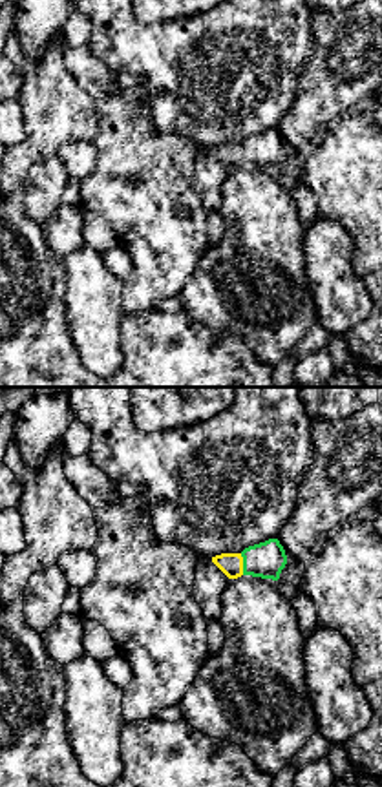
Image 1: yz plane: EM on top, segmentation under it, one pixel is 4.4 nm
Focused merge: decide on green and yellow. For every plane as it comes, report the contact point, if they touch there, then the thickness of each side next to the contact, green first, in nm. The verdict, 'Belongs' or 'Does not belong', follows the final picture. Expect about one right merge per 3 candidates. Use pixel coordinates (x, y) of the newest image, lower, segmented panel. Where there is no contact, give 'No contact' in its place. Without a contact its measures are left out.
Touches green at (244, 565). Thickness 160 nm (green) against 100 nm

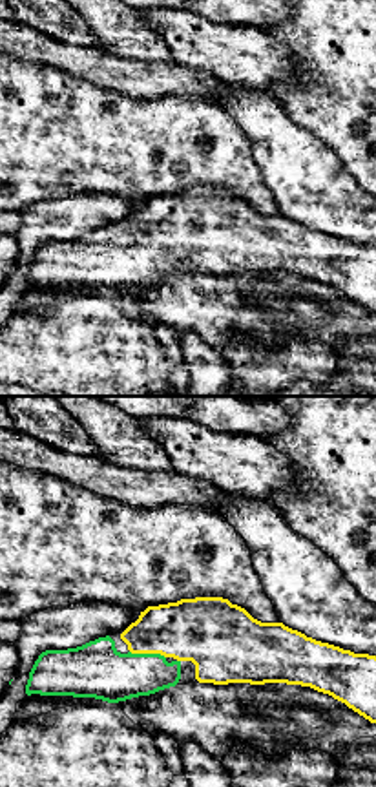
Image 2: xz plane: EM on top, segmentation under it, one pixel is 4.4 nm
Touches green at (148, 654). Thickness 240 nm (green) against 280 nm

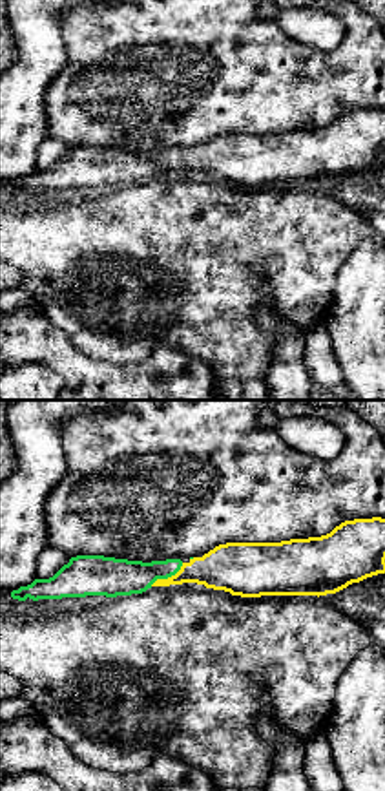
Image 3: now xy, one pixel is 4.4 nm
Touches green at (166, 578). Thickness 170 nm (green) against 190 nm

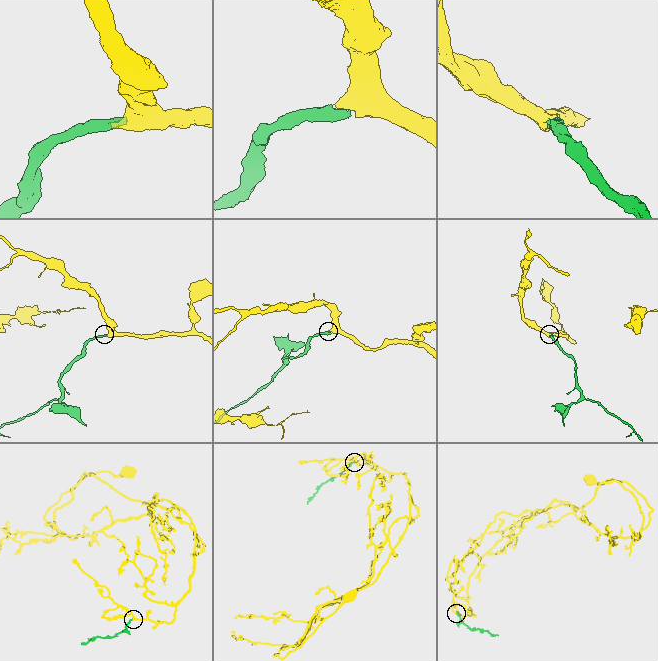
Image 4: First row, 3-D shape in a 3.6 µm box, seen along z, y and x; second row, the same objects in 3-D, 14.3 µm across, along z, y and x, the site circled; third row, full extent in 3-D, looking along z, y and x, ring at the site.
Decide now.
Belongs

